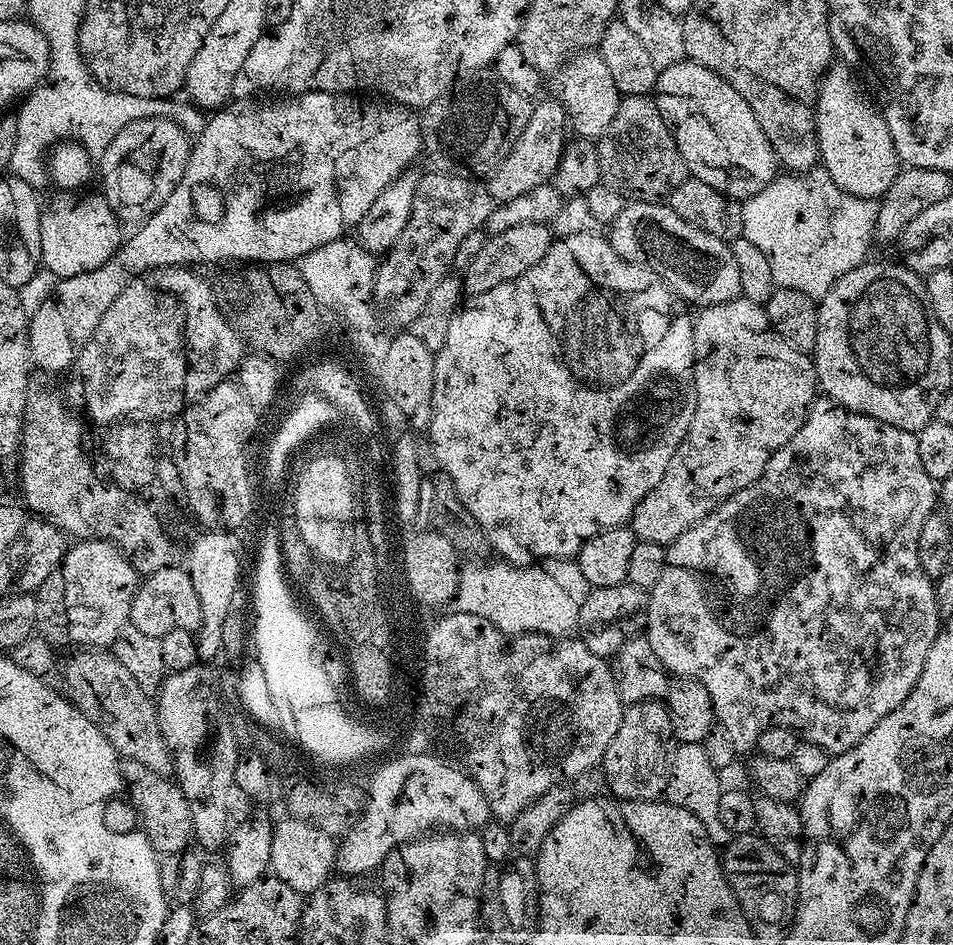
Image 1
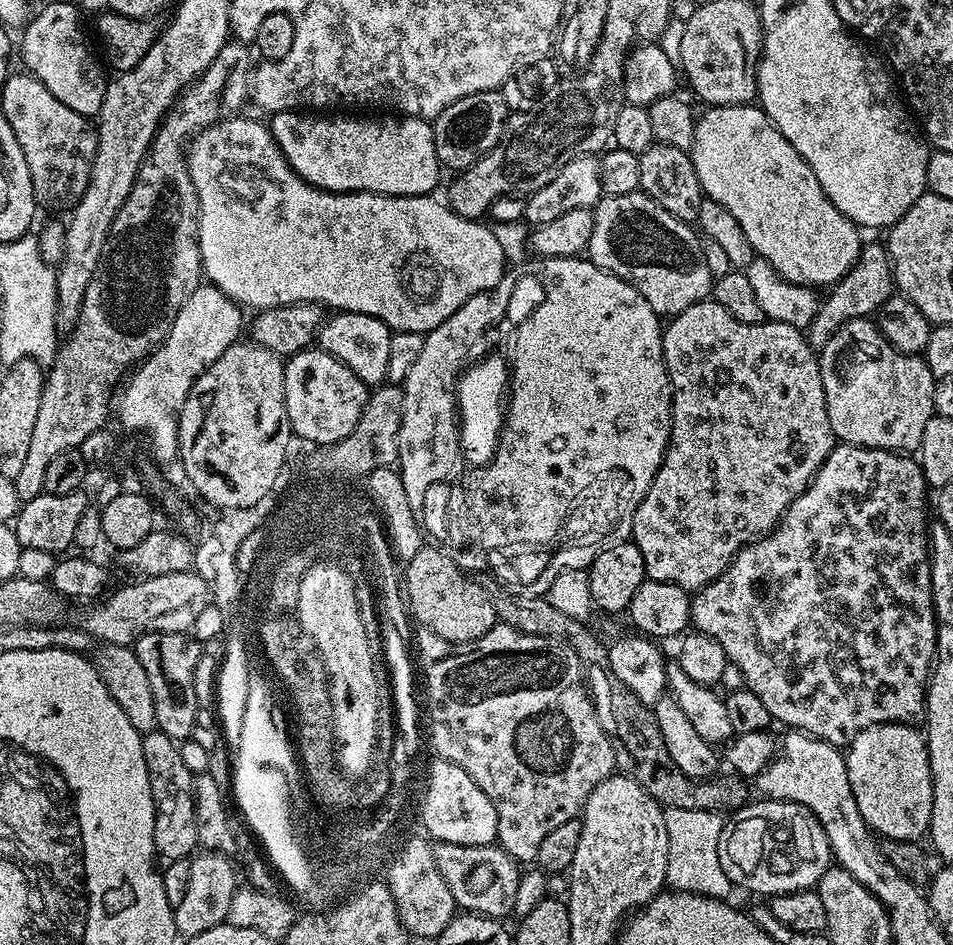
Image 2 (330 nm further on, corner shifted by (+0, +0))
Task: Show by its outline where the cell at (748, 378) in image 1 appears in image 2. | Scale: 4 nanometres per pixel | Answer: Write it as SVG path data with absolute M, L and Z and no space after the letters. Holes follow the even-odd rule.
M714 299L699 300L694 306L682 310L667 321L662 332L662 350L664 351L664 365L668 371L668 381L672 396L672 429L668 439L668 448L664 452L664 460L660 469L654 474L654 482L645 492L641 504L634 514L631 531L631 543L642 550L644 575L649 580L670 582L674 586L683 588L689 594L695 594L710 582L718 579L728 564L747 544L767 536L777 527L784 511L792 505L794 498L798 498L808 488L808 483L816 476L816 471L826 462L826 458L837 443L832 432L830 418L826 414L826 394L822 390L822 374L817 353L808 342L807 335L801 329L783 324L777 320L765 319L763 324L747 324L738 322L738 318L726 314L722 306Z

